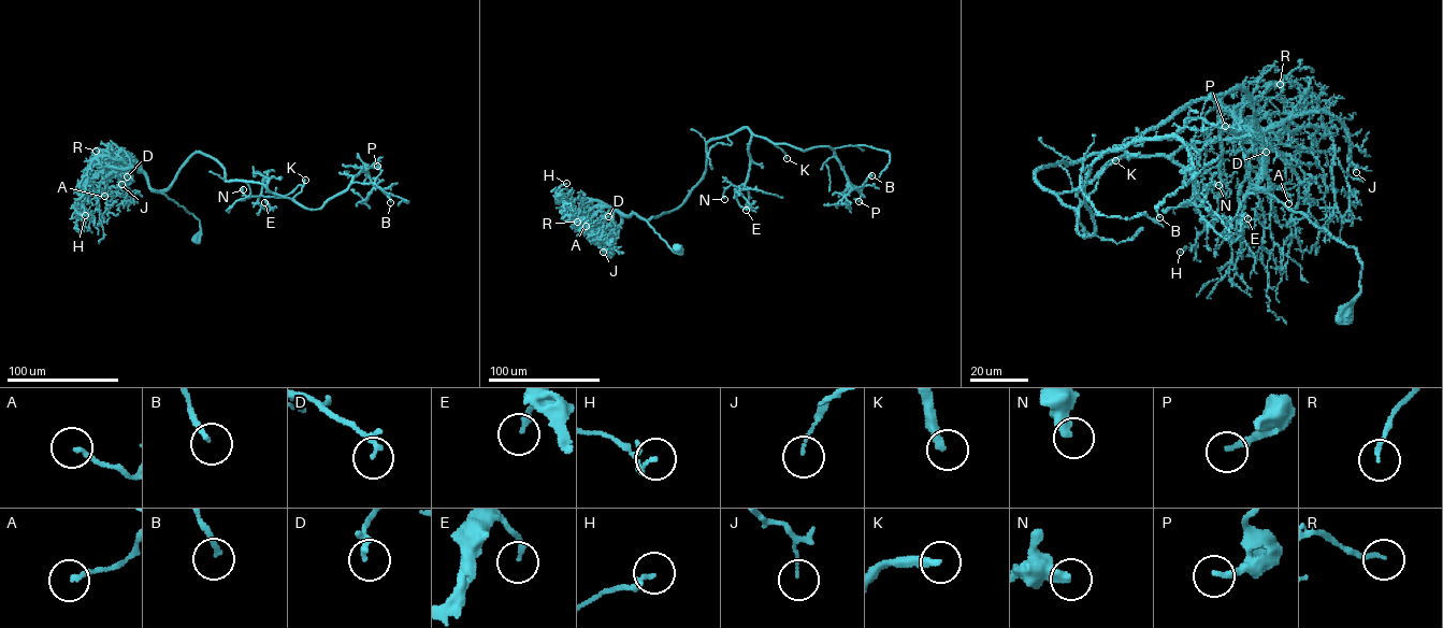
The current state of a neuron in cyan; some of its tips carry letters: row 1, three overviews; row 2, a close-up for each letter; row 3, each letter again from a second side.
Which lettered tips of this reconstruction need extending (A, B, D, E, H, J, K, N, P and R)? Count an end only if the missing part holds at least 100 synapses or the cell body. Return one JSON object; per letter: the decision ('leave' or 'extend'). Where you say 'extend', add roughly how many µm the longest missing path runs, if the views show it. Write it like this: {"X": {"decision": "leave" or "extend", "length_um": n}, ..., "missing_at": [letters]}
{"A": {"decision": "leave"}, "B": {"decision": "leave"}, "D": {"decision": "leave"}, "E": {"decision": "leave"}, "H": {"decision": "leave"}, "J": {"decision": "leave"}, "K": {"decision": "extend", "length_um": 60}, "N": {"decision": "leave"}, "P": {"decision": "leave"}, "R": {"decision": "leave"}, "missing_at": ["K"]}

